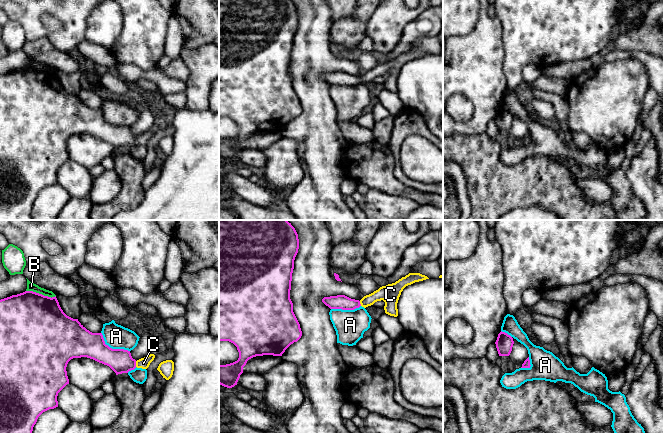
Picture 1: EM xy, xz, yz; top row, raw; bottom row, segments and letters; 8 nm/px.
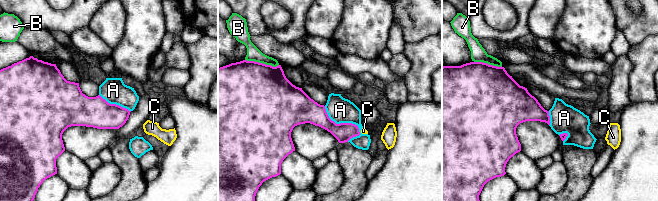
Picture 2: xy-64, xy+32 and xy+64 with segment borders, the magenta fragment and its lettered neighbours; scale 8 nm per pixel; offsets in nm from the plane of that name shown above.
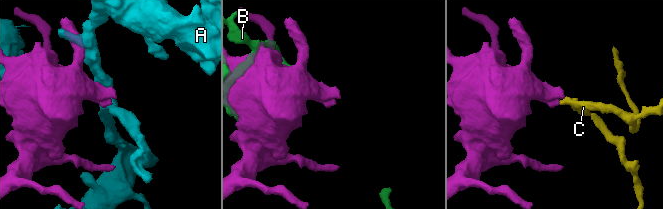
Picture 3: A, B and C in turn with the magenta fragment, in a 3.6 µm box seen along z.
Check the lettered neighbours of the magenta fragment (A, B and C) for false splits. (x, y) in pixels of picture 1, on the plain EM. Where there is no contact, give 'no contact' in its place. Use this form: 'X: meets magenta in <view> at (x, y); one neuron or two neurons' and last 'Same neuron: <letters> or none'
A: meets magenta in xy at (111, 124); two neurons
B: meets magenta in xy at (41, 70); two neurons
C: meets magenta in xy at (135, 140); one neuron
Same neuron: C

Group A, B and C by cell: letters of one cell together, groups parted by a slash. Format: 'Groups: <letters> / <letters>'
Groups: A / B / C

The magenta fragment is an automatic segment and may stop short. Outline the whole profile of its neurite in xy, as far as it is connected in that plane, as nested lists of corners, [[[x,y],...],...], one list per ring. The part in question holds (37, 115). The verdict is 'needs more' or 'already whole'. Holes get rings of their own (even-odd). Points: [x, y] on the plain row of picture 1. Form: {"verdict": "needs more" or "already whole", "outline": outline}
{"verdict": "needs more", "outline": [[[25,67],[23,69],[12,71],[10,73],[0,76],[0,220],[33,220],[32,207],[37,198],[38,193],[49,185],[58,183],[57,172],[58,169],[69,160],[66,143],[68,138],[73,134],[87,133],[99,139],[109,142],[116,151],[128,149],[137,144],[147,145],[150,139],[154,136],[155,131],[150,130],[139,136],[132,134],[130,127],[124,125],[112,125],[105,120],[102,109],[92,109],[87,106],[78,95],[73,95],[67,92],[61,85],[59,78],[55,73],[48,73],[42,70]]]}

